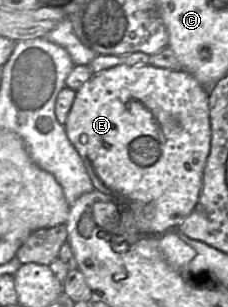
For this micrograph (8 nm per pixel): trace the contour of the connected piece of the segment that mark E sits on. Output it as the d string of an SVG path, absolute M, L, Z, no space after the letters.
M119 65L98 73L76 90L76 95L67 115L64 129L67 138L80 155L94 188L111 196L121 211L122 225L116 231L116 225L110 225L118 235L159 233L178 225L196 206L203 184L203 173L210 152L211 128L209 118L208 91L187 71L183 69L166 69L152 65Z

